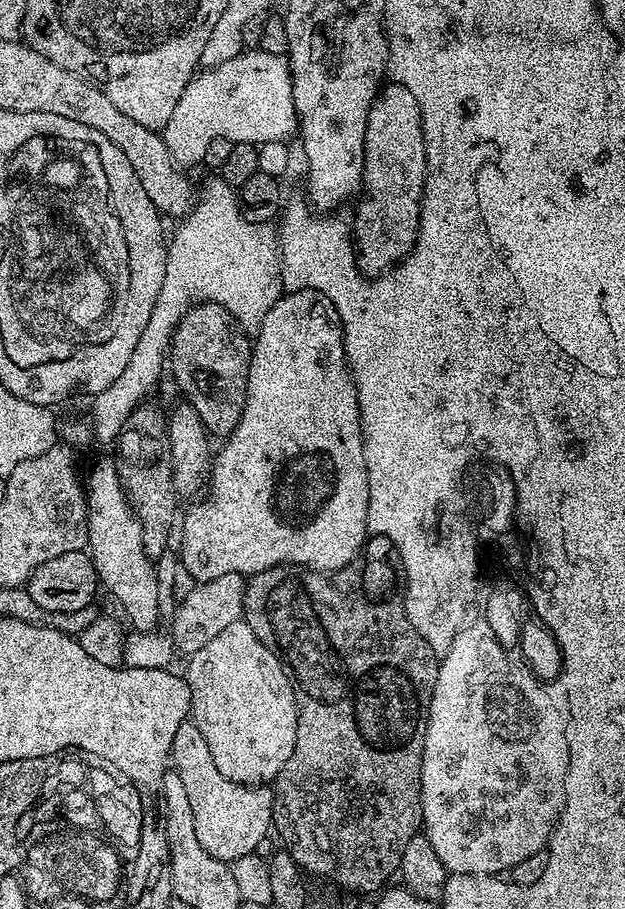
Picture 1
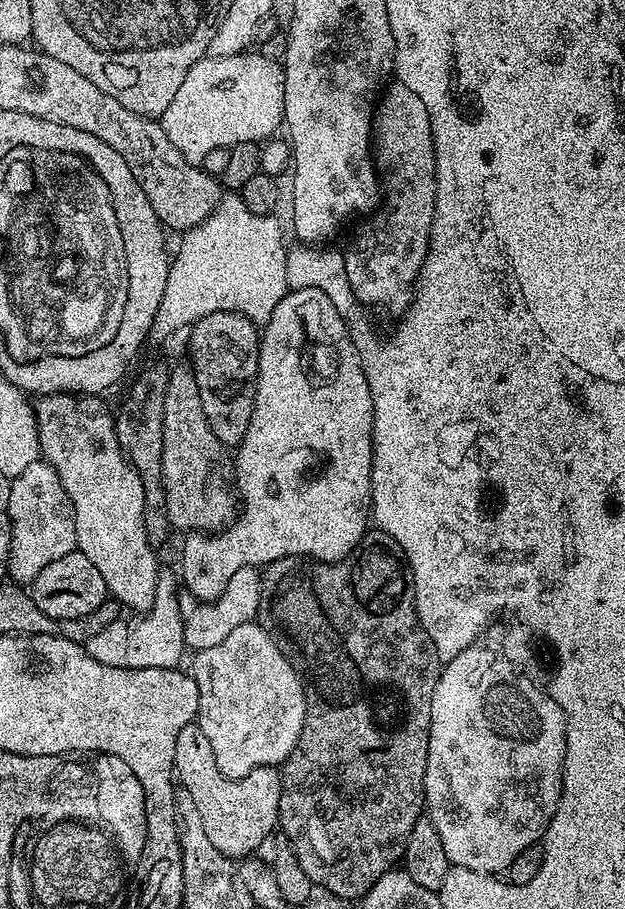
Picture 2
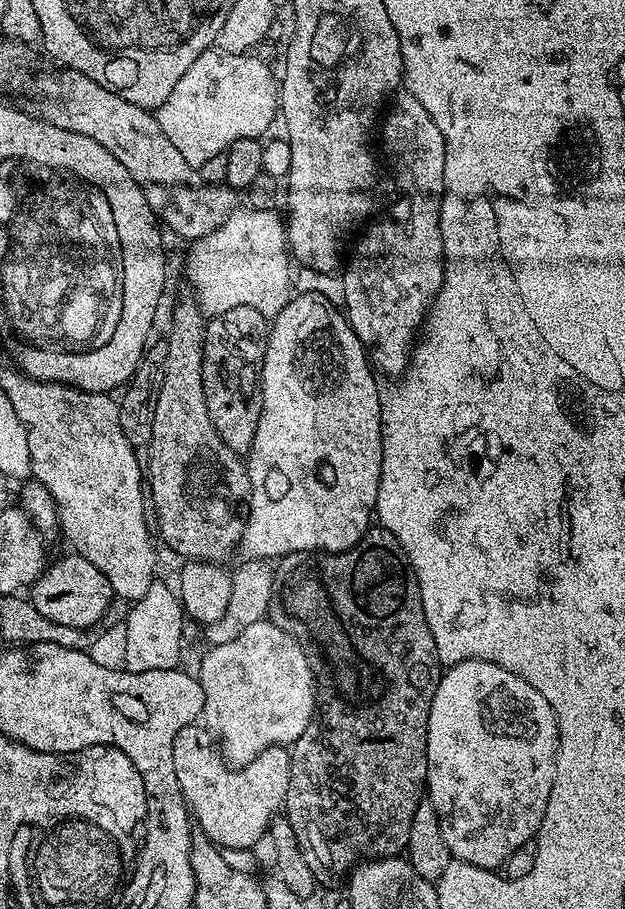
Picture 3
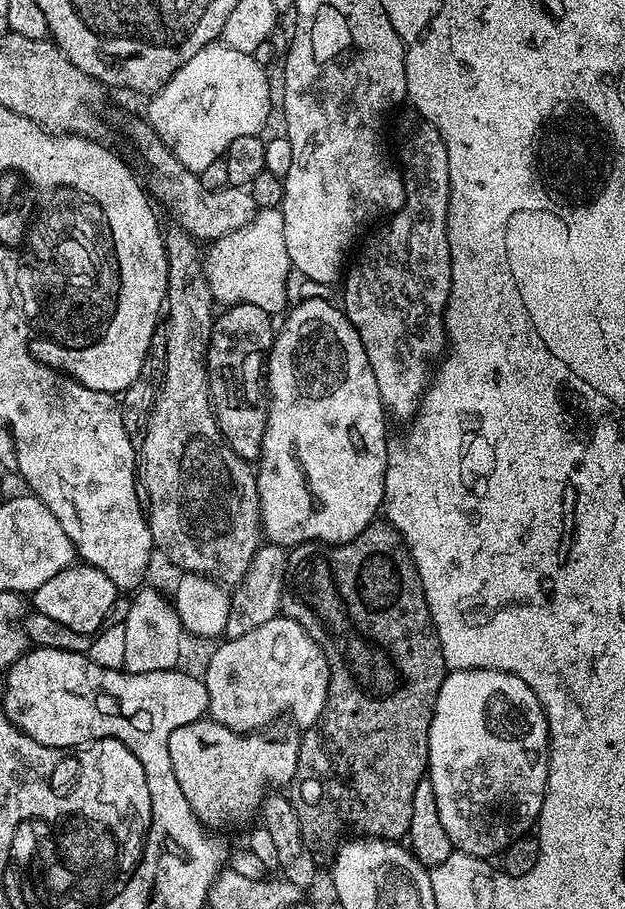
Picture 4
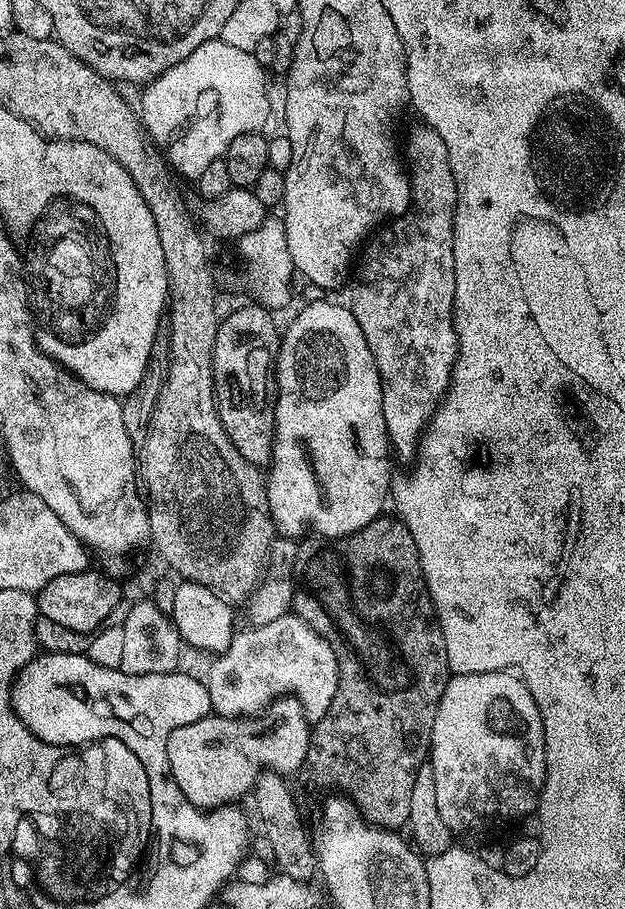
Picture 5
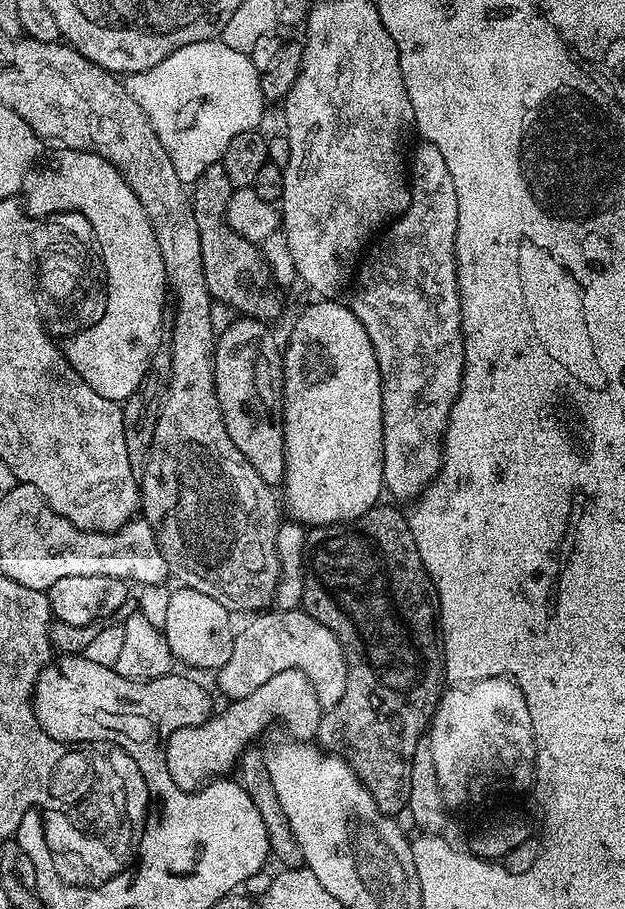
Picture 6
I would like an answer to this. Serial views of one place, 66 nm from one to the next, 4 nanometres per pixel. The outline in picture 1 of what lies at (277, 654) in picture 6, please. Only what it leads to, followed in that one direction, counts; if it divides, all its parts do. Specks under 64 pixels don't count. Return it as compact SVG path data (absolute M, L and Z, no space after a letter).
M243 618L230 622L226 630L187 660L186 679L192 695L190 720L202 730L202 738L206 738L206 746L214 754L214 766L235 784L264 786L275 781L294 750L296 737L296 690L284 661L260 641Z

